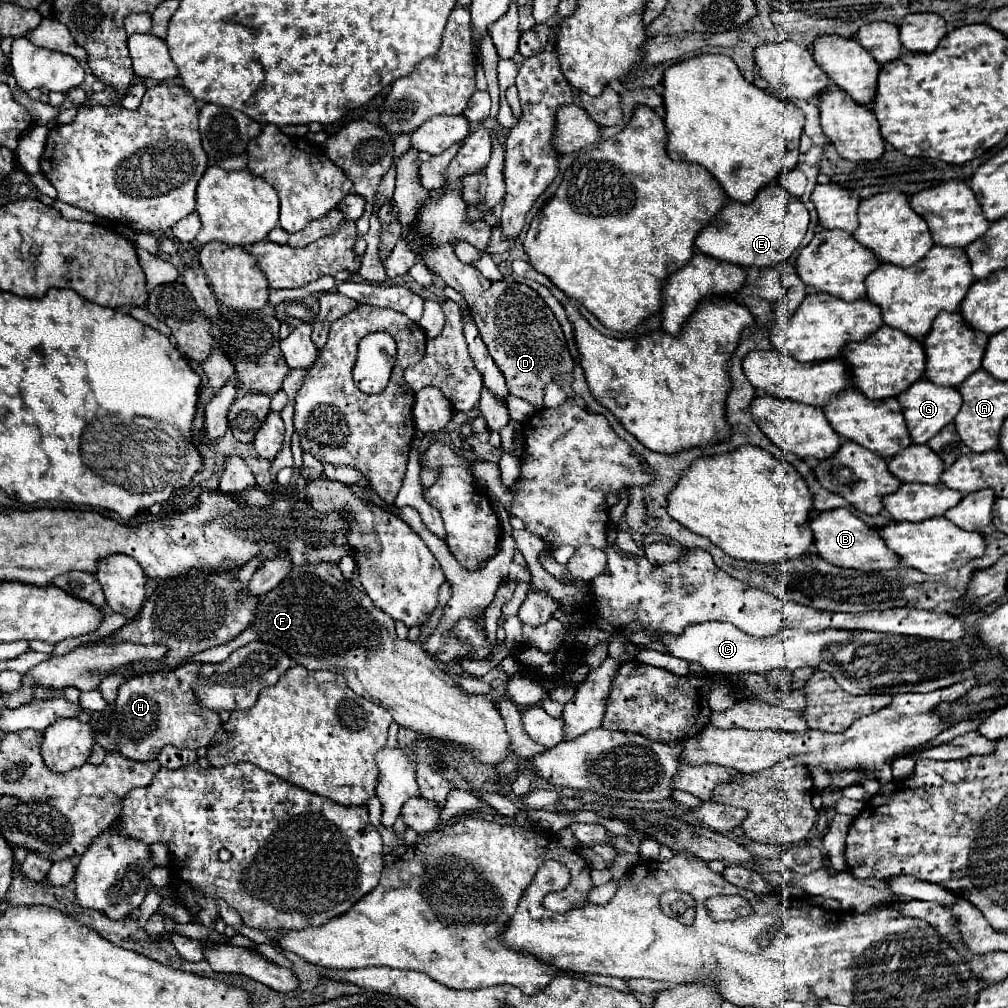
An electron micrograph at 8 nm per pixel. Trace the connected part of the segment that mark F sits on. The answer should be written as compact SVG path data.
M327 563L303 565L293 567L289 577L259 599L257 615L249 629L257 631L259 641L283 649L295 663L309 671L327 669L341 673L359 697L383 705L395 723L459 745L479 761L495 765L507 757L503 717L483 695L465 695L421 649L421 643L439 623L449 597L451 585L445 581L439 589L439 607L421 629L421 639L417 643L399 641L393 631L393 619L377 609L365 591L345 581L339 567Z

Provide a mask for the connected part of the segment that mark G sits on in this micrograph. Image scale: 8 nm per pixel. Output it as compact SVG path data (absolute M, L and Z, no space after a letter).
M927 379L915 381L915 385L911 385L911 389L907 389L907 391L903 391L897 399L901 403L907 431L911 435L913 443L927 443L933 435L937 435L945 425L949 425L955 419L955 415L959 413L959 405L961 405L961 397L955 387L931 385L931 381L927 381Z

